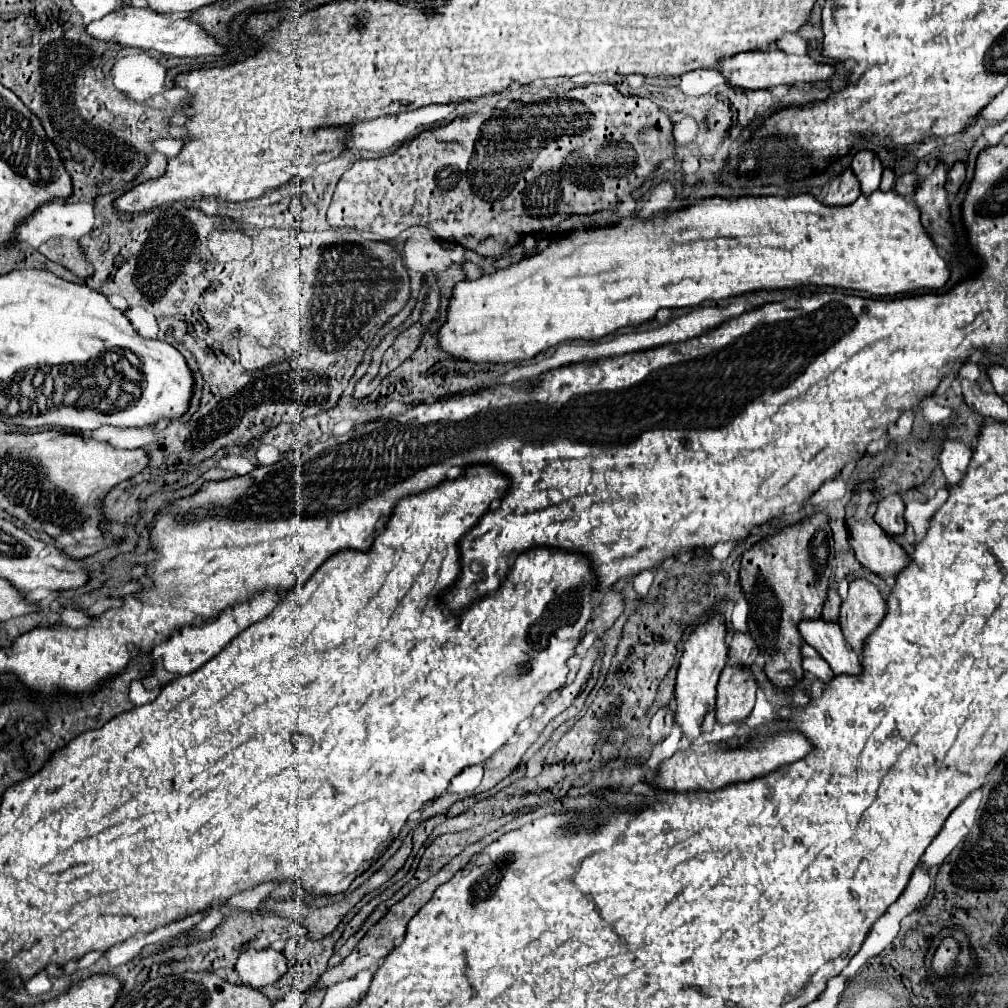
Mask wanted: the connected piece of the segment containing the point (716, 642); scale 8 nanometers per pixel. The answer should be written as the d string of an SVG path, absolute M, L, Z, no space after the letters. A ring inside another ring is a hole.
M721 616L711 618L705 624L699 624L691 638L685 642L685 652L681 658L681 664L677 668L677 680L675 680L675 722L681 726L683 736L691 740L691 736L701 736L701 724L699 718L703 718L707 712L715 710L715 686L719 680L721 670L727 664L727 630L725 620Z

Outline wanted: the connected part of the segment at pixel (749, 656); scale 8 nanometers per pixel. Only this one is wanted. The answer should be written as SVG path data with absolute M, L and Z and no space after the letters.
M743 632L733 634L731 644L729 644L729 660L733 664L749 668L755 662L757 654L759 654L757 644L753 642L753 638L749 634L743 634Z

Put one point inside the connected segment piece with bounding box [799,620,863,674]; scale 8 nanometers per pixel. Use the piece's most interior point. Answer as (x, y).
(827, 639)

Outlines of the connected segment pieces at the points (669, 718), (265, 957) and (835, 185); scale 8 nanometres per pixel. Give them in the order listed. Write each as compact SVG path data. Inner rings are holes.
M659 708L659 712L651 718L651 724L649 724L649 742L651 744L659 744L661 740L665 740L669 734L671 734L671 728L673 728L673 714L669 708Z
M271 948L247 950L239 956L235 970L239 972L245 986L259 990L263 986L275 984L287 972L287 958Z
M847 168L831 180L829 190L823 198L823 204L827 204L827 206L847 206L859 194L861 194L859 192L859 180L855 180L855 174L851 172L851 168Z

